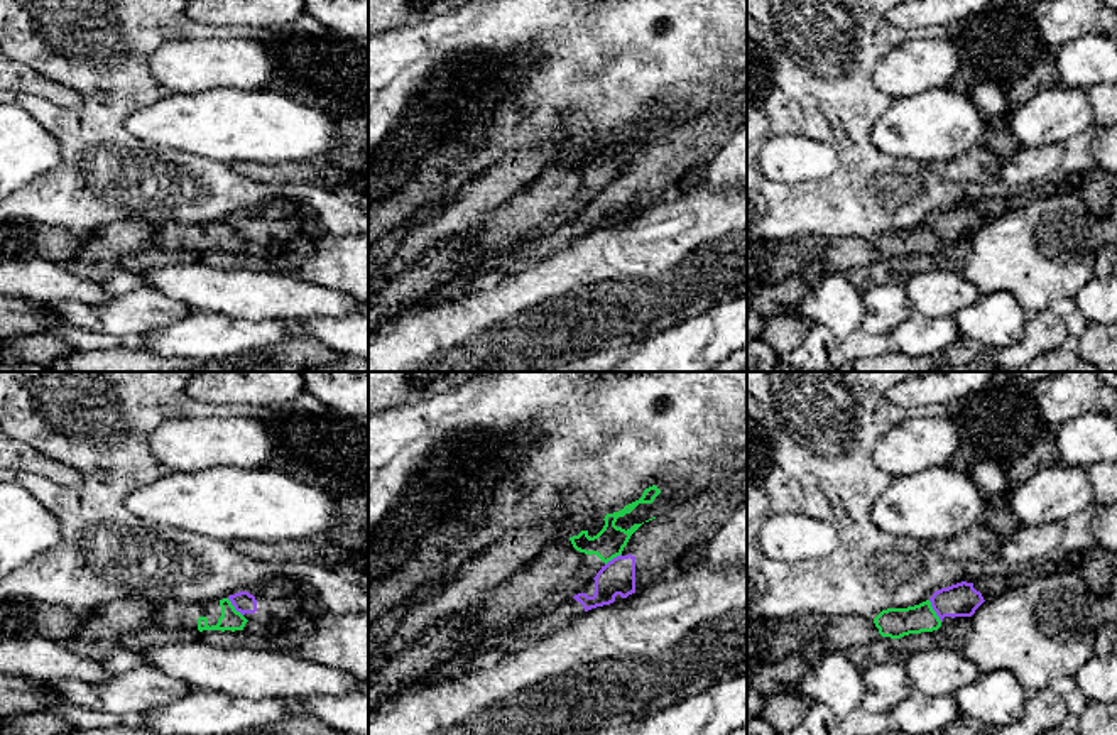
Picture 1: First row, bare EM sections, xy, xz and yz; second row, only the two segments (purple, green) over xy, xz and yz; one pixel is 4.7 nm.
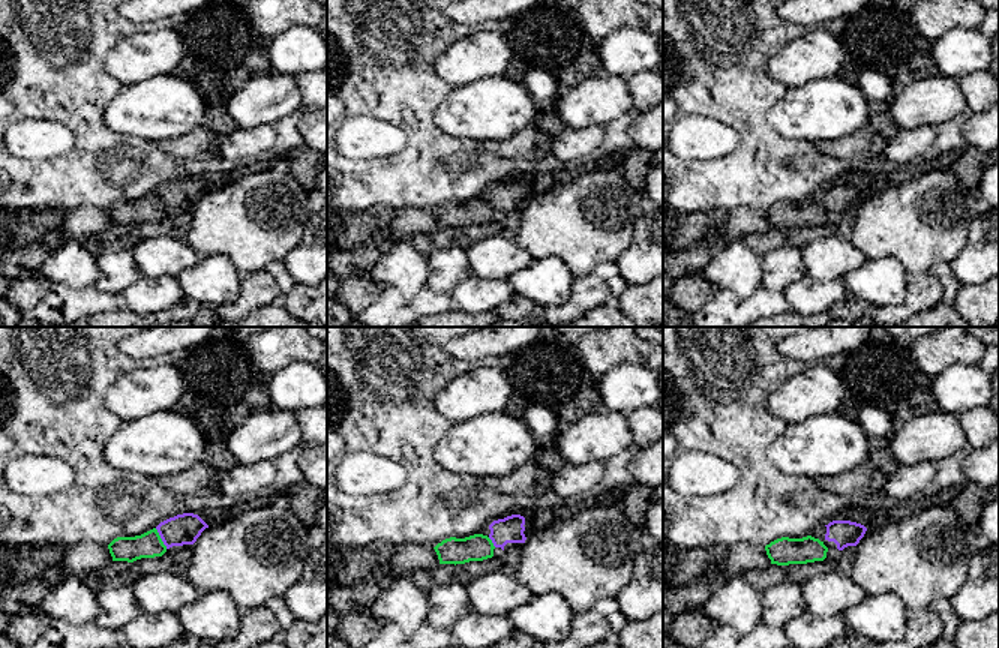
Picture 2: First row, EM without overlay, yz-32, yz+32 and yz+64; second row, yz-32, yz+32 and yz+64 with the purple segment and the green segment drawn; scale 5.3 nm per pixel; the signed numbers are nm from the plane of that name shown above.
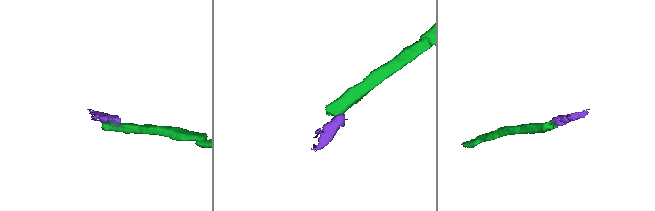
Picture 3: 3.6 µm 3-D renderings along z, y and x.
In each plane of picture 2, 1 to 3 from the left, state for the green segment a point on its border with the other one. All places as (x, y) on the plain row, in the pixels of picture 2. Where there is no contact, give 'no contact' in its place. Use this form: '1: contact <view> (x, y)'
1: contact yz-32 (161, 201)
2: contact yz+32 (492, 206)
3: no contact

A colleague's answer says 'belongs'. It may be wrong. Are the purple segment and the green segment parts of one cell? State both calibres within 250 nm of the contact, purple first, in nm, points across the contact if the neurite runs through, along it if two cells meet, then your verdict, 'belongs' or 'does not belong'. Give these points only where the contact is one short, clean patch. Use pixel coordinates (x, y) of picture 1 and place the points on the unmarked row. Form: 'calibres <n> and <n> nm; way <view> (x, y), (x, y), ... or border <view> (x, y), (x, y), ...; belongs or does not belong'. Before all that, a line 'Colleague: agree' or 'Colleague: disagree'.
Colleague: disagree
calibres 160 and 140 nm; border yz (928, 222), (942, 242); does not belong

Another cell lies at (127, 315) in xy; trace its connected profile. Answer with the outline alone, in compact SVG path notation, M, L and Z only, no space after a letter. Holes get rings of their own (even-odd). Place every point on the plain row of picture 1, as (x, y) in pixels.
M145 286L113 296L101 304L64 301L46 308L68 326L120 338L133 338L145 331L157 331L194 313L194 309L181 301L174 301Z

